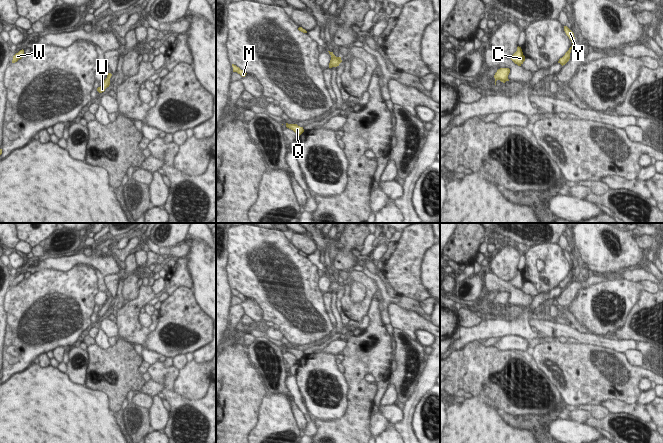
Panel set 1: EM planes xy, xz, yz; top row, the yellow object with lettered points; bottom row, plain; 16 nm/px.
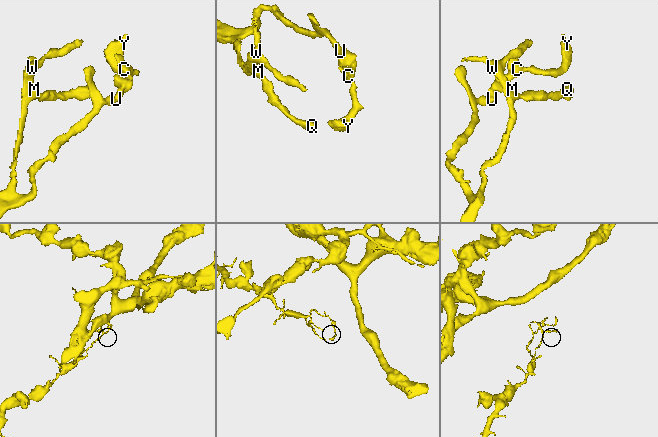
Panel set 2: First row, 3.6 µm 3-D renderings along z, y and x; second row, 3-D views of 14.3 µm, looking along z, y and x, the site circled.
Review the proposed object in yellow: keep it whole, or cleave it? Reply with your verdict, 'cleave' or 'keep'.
keep

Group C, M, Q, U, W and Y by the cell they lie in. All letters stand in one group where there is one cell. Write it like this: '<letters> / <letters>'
C M Q U W Y

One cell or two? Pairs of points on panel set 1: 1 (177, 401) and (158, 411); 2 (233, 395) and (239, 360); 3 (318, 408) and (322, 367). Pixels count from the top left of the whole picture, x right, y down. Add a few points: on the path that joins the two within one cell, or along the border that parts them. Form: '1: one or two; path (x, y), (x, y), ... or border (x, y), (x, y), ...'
1: two; border (169, 412), (169, 418), (163, 431)
2: one; path (239, 386), (239, 369)
3: one; path (308, 396), (304, 391), (304, 382), (309, 370)

